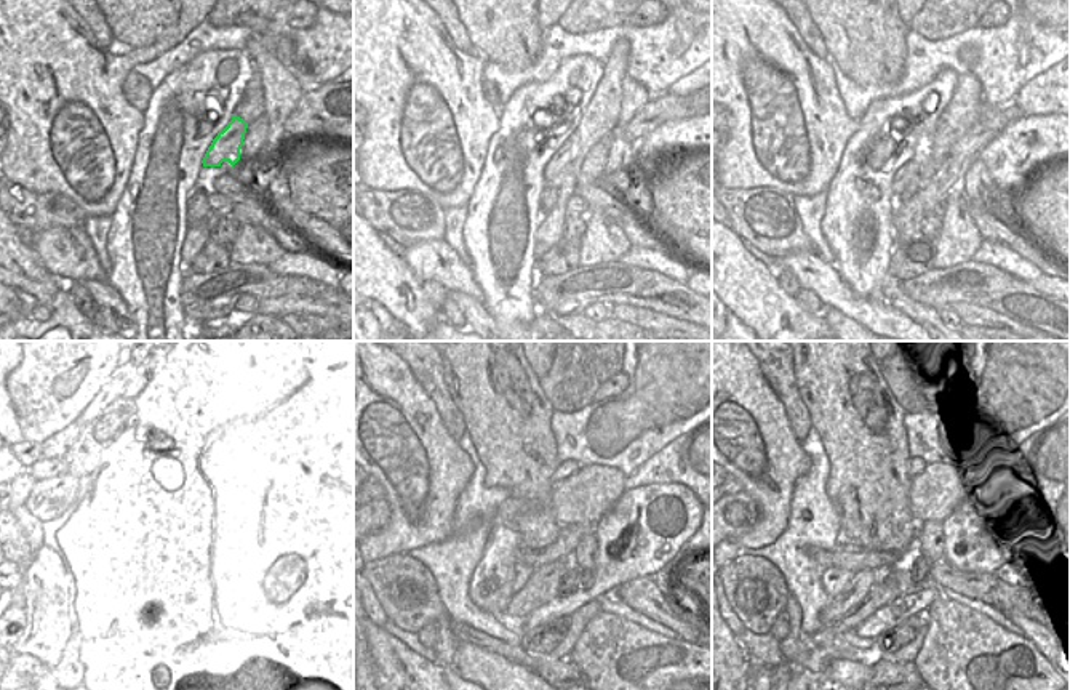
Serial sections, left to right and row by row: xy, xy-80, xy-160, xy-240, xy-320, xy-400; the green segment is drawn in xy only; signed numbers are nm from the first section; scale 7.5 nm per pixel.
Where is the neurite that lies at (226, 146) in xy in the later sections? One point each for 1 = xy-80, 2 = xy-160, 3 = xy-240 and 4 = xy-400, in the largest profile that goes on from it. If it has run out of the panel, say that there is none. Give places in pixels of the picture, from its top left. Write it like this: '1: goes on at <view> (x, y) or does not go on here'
1: goes on at xy-80 (568, 151)
2: goes on at xy-160 (907, 170)
3: goes on at xy-240 (171, 556)
4: goes on at xy-400 (859, 586)

